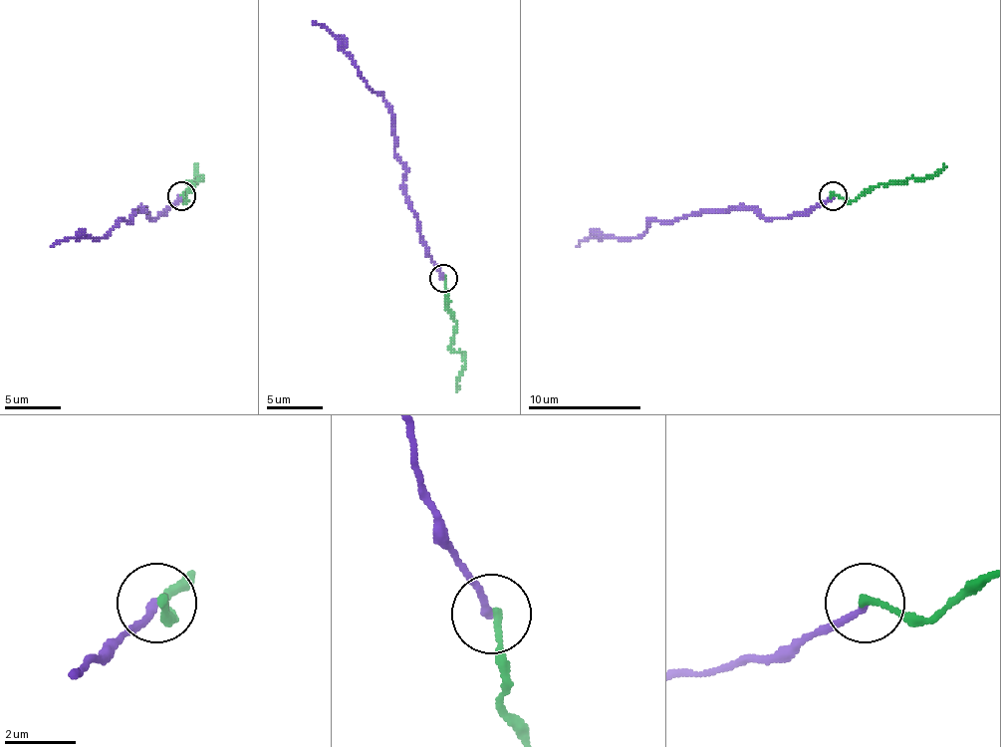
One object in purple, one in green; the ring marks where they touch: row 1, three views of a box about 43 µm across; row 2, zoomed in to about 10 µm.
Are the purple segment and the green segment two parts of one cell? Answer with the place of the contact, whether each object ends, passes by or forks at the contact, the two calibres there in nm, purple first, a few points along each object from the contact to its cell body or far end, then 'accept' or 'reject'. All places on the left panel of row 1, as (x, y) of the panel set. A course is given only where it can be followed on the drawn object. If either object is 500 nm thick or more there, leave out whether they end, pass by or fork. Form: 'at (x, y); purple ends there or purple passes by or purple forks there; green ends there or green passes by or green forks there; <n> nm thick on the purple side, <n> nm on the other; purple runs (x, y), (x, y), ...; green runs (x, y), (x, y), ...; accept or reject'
at (181, 196); purple ends there; green ends there; 200 nm thick on the purple side, 190 nm on the other; purple runs (180, 195), (158, 218), (140, 209), (132, 212), (126, 220), (105, 237), (65, 237), (51, 246); green runs (180, 195), (183, 201), (194, 186), (189, 183), (203, 178), (194, 172), (197, 164); accept

